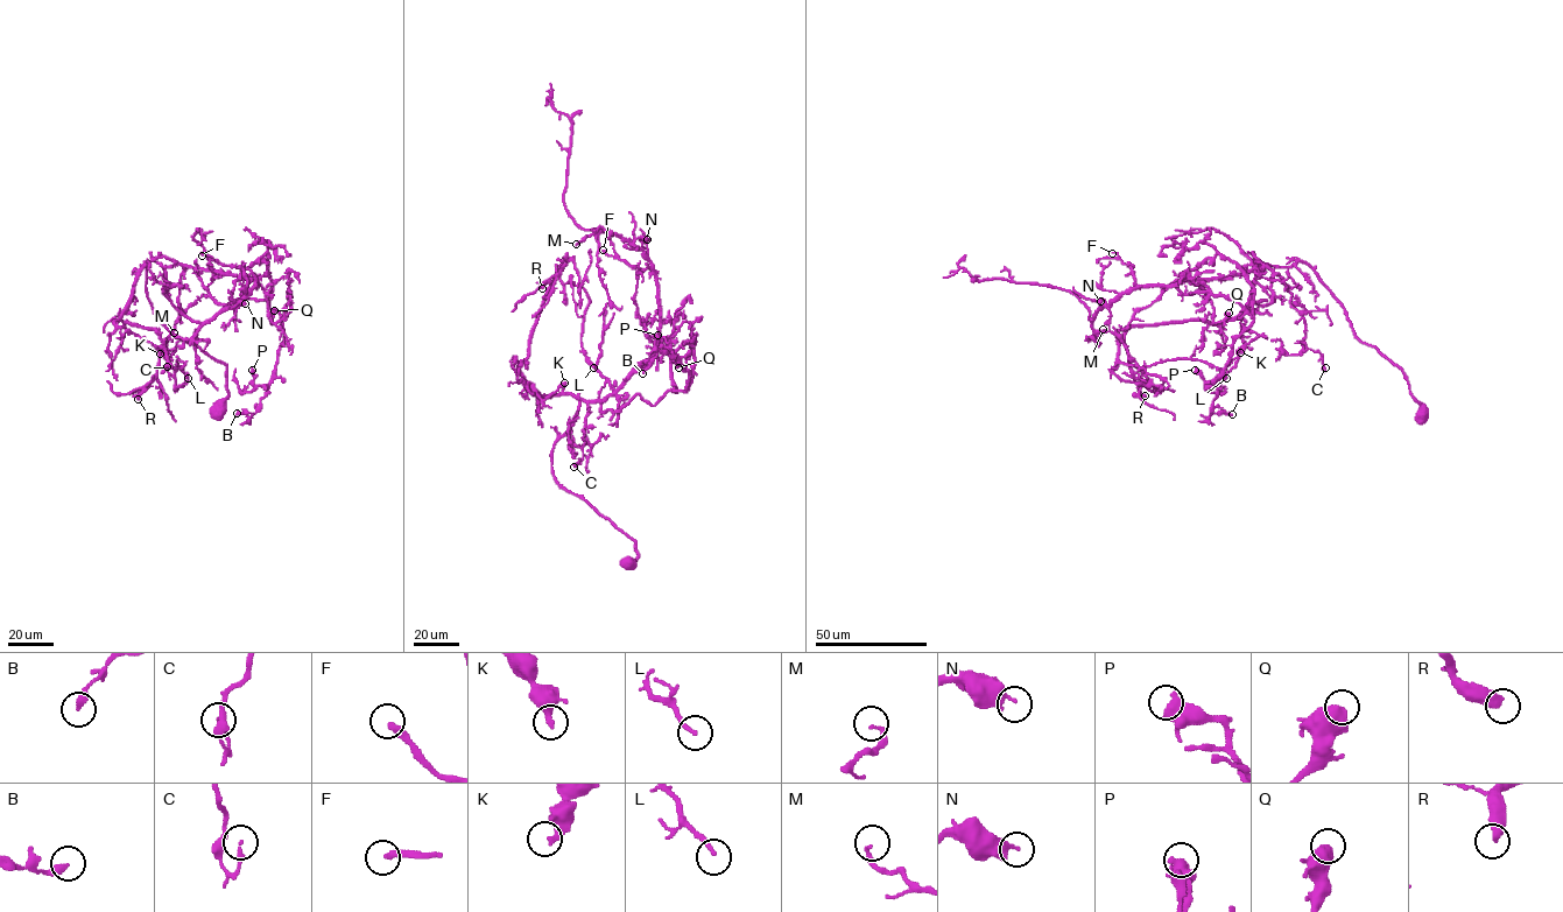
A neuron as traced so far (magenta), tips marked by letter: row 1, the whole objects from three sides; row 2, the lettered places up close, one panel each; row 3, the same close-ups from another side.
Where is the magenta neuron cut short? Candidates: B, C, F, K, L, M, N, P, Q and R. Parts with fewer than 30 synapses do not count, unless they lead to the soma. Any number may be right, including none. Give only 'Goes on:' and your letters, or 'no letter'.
Goes on: no letter

